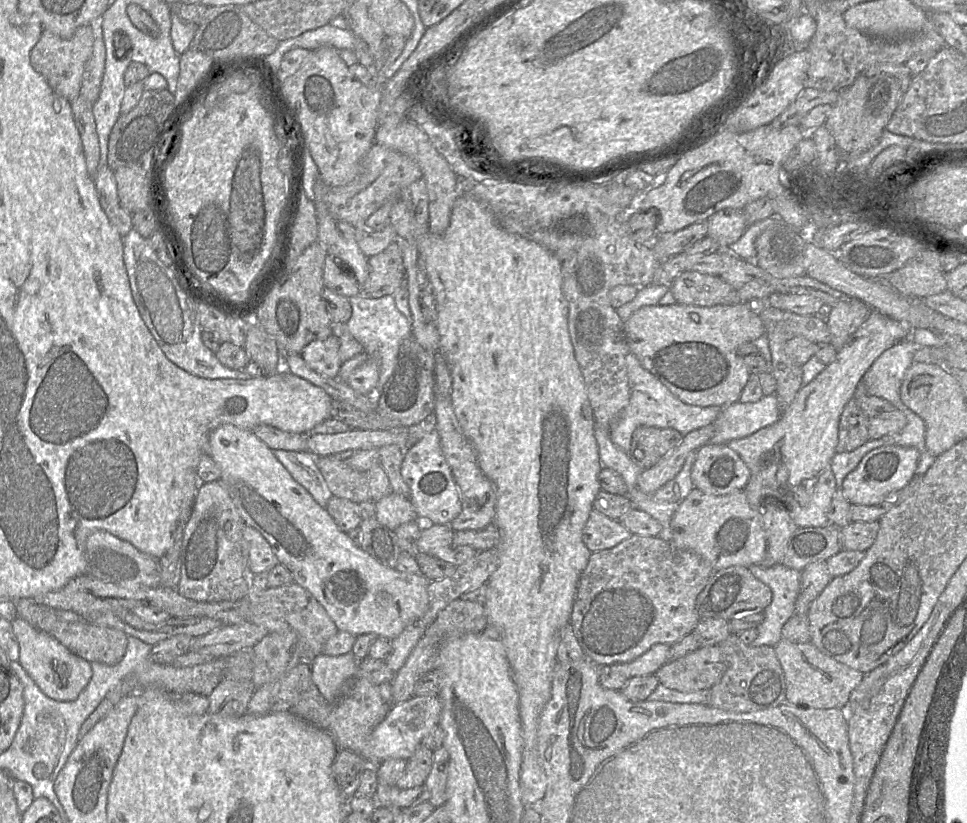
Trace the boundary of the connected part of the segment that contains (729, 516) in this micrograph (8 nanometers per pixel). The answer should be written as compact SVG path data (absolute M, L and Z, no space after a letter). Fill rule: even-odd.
M694 488L675 511L670 525L670 543L707 561L715 570L760 564L766 555L766 536L758 513L750 507L744 490L712 495Z

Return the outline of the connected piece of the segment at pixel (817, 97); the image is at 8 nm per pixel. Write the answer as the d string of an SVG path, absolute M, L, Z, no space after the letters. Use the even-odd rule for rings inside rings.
M805 88L796 99L769 125L775 129L783 129L787 126L799 125L814 107L822 104L834 105L839 98L840 91L819 90L815 88Z

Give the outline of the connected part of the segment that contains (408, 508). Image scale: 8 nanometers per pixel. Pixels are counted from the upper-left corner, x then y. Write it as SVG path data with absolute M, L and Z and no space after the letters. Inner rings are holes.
M390 492L375 502L375 519L390 530L399 525L416 520L417 514L410 502L410 498Z

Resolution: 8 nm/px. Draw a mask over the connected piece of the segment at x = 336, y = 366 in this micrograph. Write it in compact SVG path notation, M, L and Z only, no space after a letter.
M333 333L322 340L314 340L304 347L300 356L317 373L336 378L342 365L339 357L340 339Z

